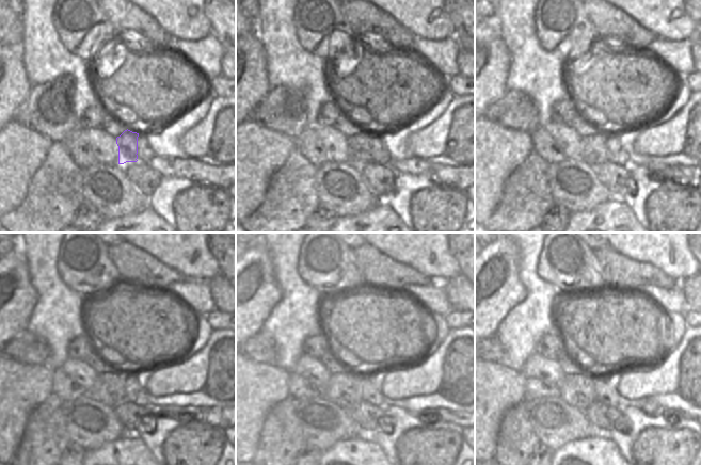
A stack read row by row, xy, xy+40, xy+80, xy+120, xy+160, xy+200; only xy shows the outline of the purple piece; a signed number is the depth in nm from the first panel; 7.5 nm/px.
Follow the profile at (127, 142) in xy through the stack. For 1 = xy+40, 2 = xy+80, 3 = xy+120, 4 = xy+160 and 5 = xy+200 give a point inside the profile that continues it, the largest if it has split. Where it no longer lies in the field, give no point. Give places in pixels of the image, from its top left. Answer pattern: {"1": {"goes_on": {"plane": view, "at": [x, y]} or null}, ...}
{"1": {"goes_on": {"plane": "xy+40", "at": [360, 146]}}, "2": {"goes_on": {"plane": "xy+80", "at": [593, 148]}}, "3": {"goes_on": {"plane": "xy+120", "at": [109, 388]}}, "4": {"goes_on": {"plane": "xy+160", "at": [345, 389]}}, "5": {"goes_on": {"plane": "xy+200", "at": [578, 390]}}}

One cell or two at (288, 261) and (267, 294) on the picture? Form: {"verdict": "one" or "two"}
{"verdict": "two"}

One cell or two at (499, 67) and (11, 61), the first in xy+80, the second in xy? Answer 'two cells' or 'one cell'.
one cell

